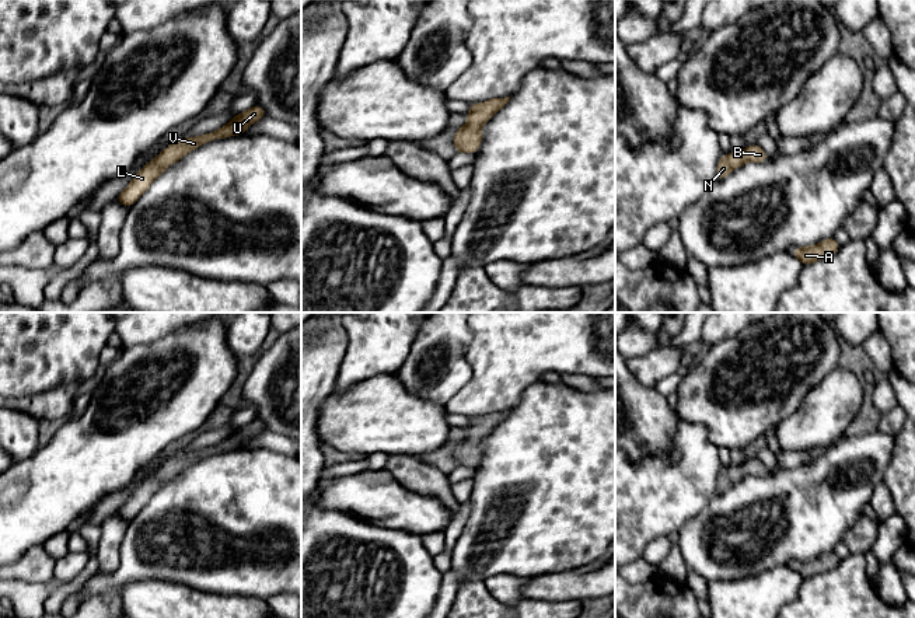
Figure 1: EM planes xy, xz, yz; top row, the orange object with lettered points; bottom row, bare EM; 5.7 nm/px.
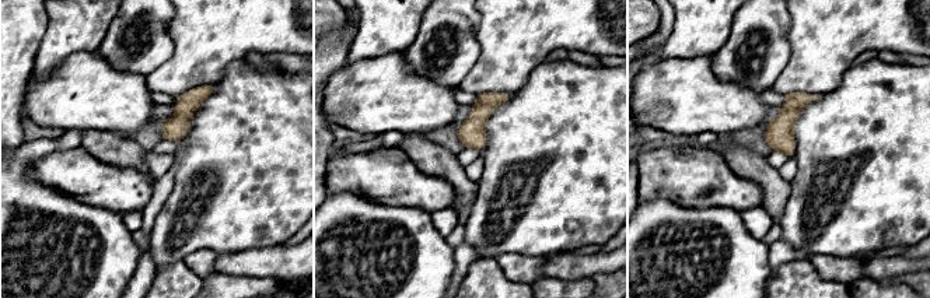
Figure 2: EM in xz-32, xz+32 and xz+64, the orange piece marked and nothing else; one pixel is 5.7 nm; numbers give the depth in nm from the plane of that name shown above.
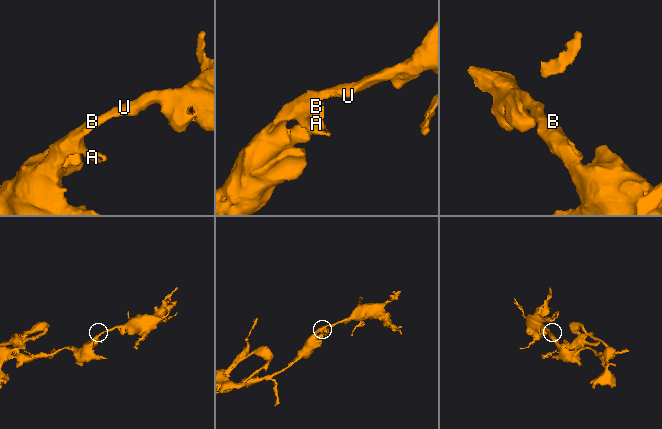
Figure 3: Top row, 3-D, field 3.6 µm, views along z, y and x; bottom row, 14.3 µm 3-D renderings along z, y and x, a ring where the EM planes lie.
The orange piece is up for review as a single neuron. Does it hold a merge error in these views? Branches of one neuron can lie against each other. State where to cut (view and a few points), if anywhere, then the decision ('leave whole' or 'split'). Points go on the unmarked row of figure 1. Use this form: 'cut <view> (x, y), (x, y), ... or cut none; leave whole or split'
cut none; leave whole

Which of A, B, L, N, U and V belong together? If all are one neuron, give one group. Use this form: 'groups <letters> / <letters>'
groups A B L N U V

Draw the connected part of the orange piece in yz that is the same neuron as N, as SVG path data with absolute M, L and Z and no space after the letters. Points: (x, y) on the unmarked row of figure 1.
M752 458L745 462L743 462L738 468L730 465L729 468L722 469L719 478L717 478L717 495L727 490L734 482L748 476L762 476L768 475L766 467L758 460Z

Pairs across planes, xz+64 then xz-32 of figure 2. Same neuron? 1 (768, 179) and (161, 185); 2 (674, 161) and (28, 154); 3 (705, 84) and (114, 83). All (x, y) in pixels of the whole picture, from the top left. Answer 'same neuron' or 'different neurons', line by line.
1: different neurons
2: different neurons
3: same neuron

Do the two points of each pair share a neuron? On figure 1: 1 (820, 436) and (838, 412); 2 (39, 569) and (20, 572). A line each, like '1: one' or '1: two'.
1: one
2: one

